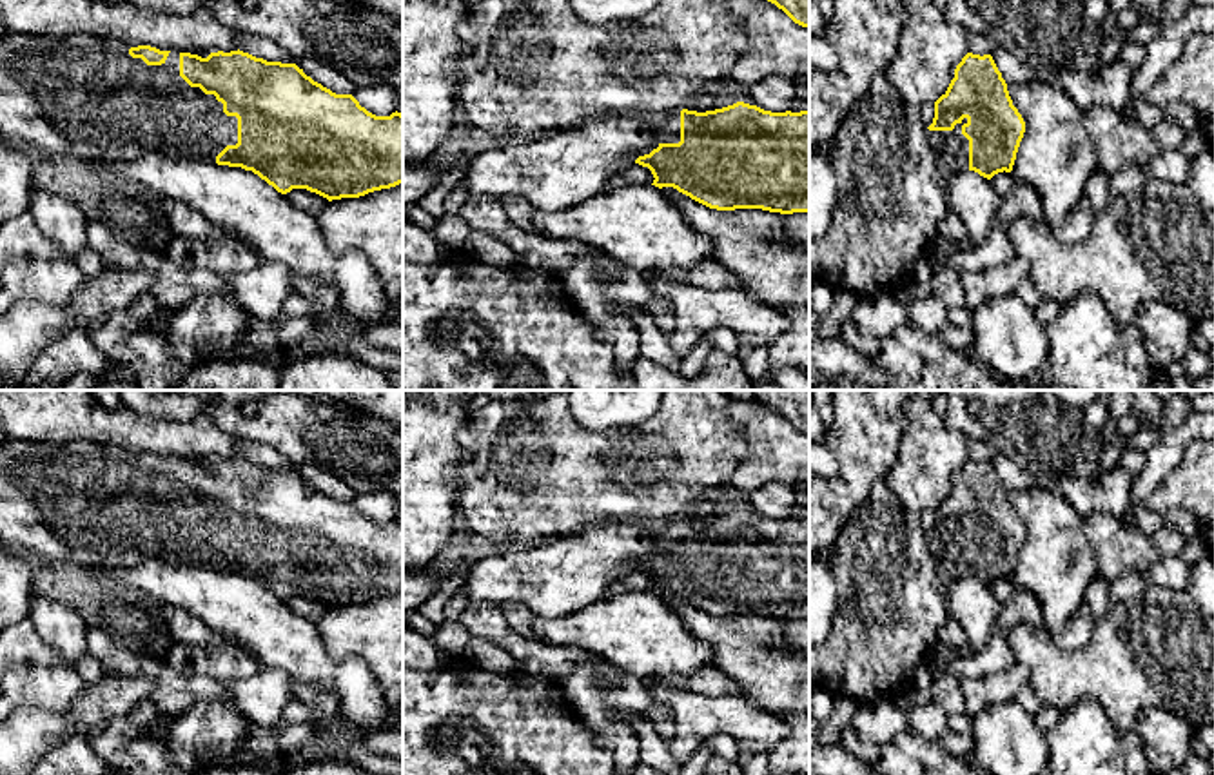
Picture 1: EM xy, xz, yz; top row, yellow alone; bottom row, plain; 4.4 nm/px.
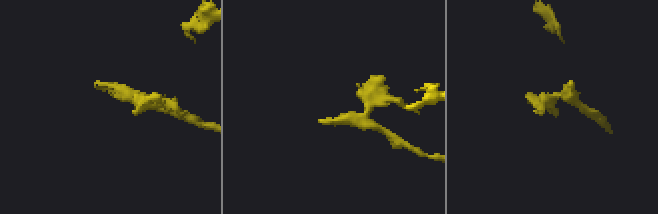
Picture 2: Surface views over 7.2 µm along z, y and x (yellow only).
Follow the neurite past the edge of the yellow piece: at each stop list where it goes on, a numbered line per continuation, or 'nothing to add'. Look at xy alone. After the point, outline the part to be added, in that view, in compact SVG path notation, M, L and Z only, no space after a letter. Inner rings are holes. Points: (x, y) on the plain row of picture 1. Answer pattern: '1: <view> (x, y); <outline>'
1: xy (82, 503); M5 439L0 445L0 544L15 550L38 552L47 559L78 564L85 568L122 570L138 564L143 559L162 559L169 564L203 566L216 570L216 563L227 554L238 550L238 525L223 519L223 510L214 501L205 501L200 494L191 494L180 483L180 459L171 457L162 472L147 472L142 465L129 461L131 452L109 448L100 443L71 441L65 445L49 445L40 441Z

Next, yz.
1: yz (951, 554); M964 525L953 537L929 537L927 544L936 563L940 581L945 584L955 579L969 577L969 546L962 541Z

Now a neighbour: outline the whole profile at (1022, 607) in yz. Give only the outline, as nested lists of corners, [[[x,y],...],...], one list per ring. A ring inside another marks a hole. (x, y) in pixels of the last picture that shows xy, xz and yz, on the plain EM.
[[[1014,586],[1013,595],[1002,604],[987,644],[980,652],[971,652],[967,657],[951,659],[949,673],[958,679],[984,677],[1011,668],[1014,657],[1007,644],[1007,633],[1022,623],[1043,626],[1043,615],[1038,599],[1029,590]]]

